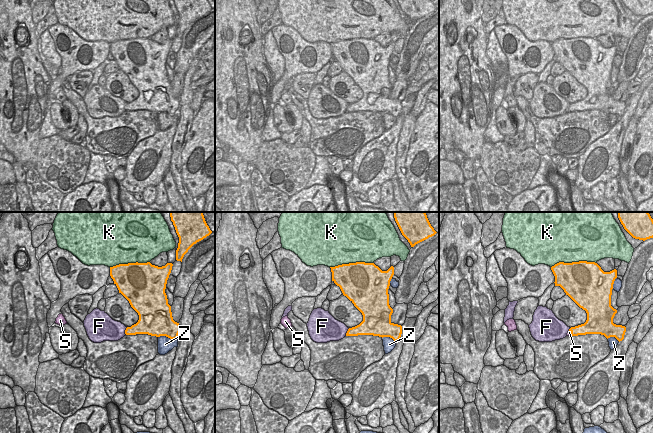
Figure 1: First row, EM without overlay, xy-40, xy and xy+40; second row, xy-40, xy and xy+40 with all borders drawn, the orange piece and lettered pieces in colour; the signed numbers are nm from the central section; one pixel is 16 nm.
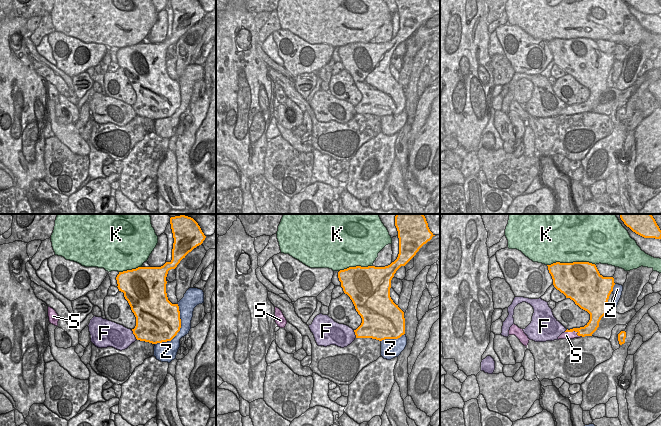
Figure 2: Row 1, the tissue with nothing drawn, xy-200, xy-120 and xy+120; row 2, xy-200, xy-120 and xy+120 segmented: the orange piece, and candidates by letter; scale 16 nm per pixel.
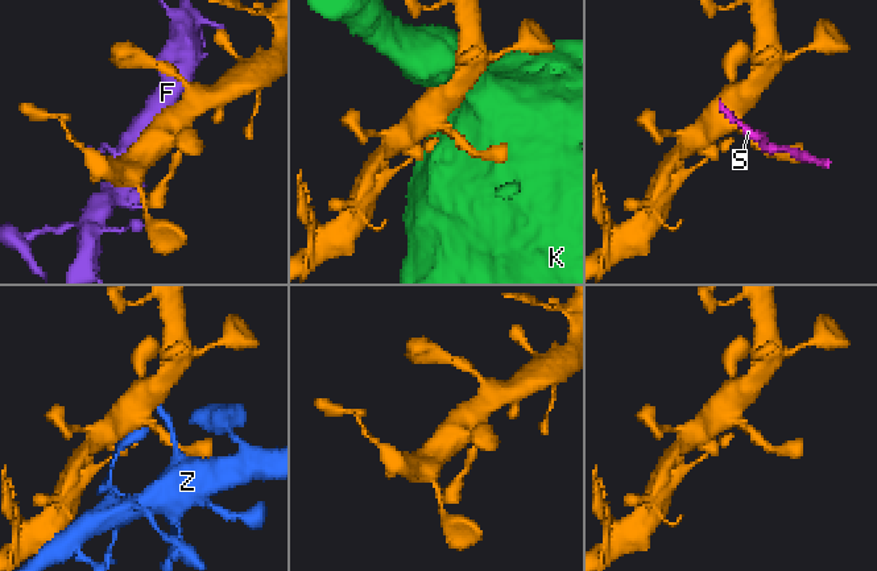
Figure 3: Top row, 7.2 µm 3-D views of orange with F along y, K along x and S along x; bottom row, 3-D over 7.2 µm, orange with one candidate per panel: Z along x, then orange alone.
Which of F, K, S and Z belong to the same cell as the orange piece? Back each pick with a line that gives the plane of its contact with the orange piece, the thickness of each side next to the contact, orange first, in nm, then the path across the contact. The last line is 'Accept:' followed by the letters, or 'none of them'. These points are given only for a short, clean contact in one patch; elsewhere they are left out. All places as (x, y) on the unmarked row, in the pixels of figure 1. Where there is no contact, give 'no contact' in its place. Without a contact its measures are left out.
Accept: none of them

